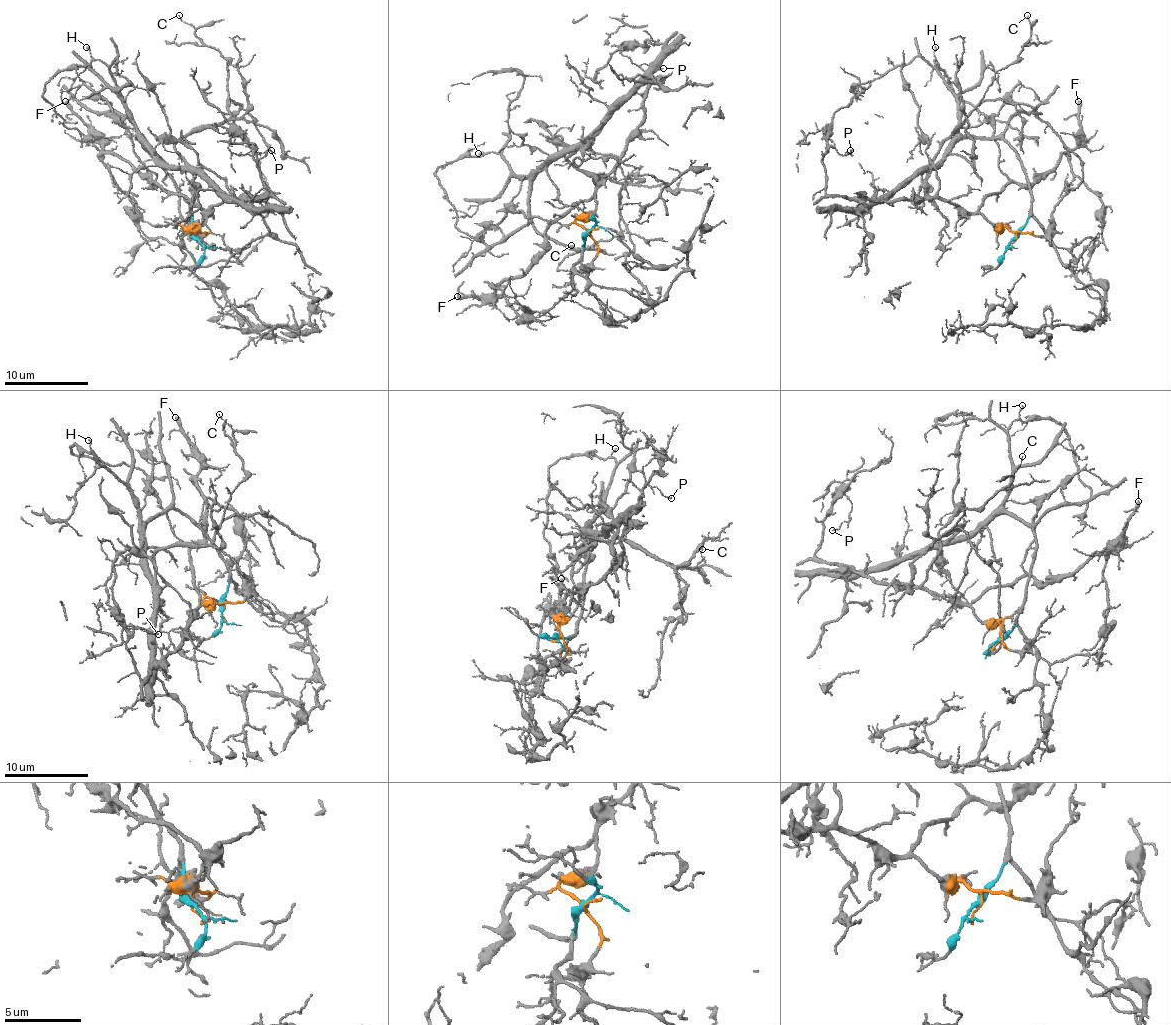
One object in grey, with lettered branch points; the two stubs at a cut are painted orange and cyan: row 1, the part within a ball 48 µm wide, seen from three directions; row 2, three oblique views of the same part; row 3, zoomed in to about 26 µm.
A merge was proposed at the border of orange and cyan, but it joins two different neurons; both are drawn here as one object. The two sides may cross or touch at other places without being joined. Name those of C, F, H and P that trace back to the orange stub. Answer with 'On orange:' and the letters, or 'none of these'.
On orange: F, P

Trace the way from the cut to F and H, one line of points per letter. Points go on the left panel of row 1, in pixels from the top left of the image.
F: (197, 240), (197, 234), (191, 229), (204, 221), (197, 206), (168, 194), (132, 164), (113, 156), (65, 101)
H: (197, 240), (189, 204), (166, 168), (141, 143), (126, 101), (107, 67), (90, 55), (86, 46)

